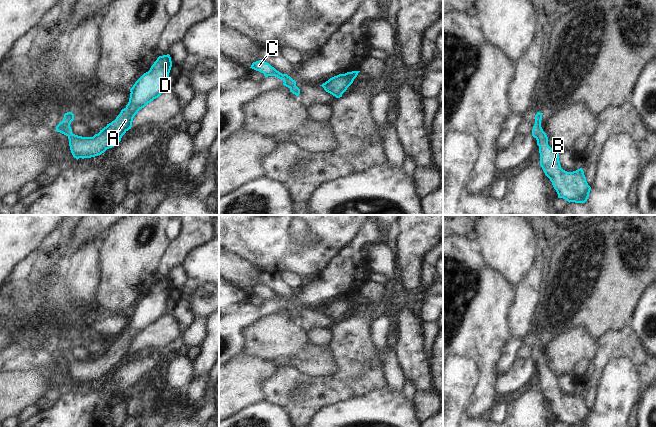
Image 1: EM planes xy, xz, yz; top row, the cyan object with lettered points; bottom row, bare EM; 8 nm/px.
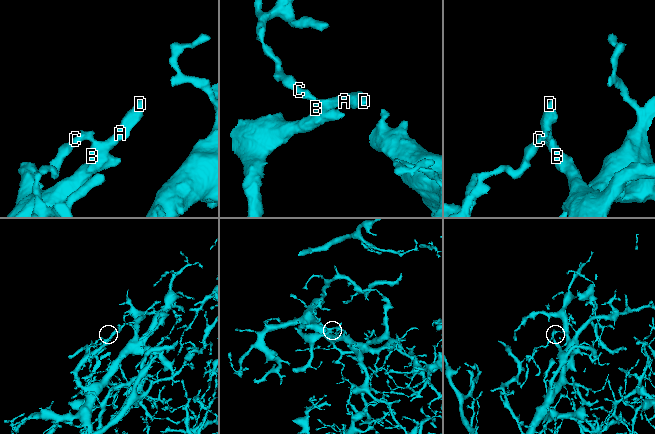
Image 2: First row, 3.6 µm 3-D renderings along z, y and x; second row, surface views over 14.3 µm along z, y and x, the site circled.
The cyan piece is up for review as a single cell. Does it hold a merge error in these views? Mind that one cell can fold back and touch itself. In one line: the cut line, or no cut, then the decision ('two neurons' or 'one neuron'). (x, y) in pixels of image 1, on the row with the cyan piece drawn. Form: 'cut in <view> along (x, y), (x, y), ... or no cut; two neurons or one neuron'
no cut; one neuron

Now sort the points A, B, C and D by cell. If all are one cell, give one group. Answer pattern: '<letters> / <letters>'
A B C D

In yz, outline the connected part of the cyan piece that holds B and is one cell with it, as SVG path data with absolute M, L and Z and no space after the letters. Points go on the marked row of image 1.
M537 112L532 136L539 146L540 166L552 182L558 198L563 198L569 203L585 203L591 187L586 181L583 169L567 172L561 168L559 153L548 145L548 137L541 127L541 120L542 113Z

